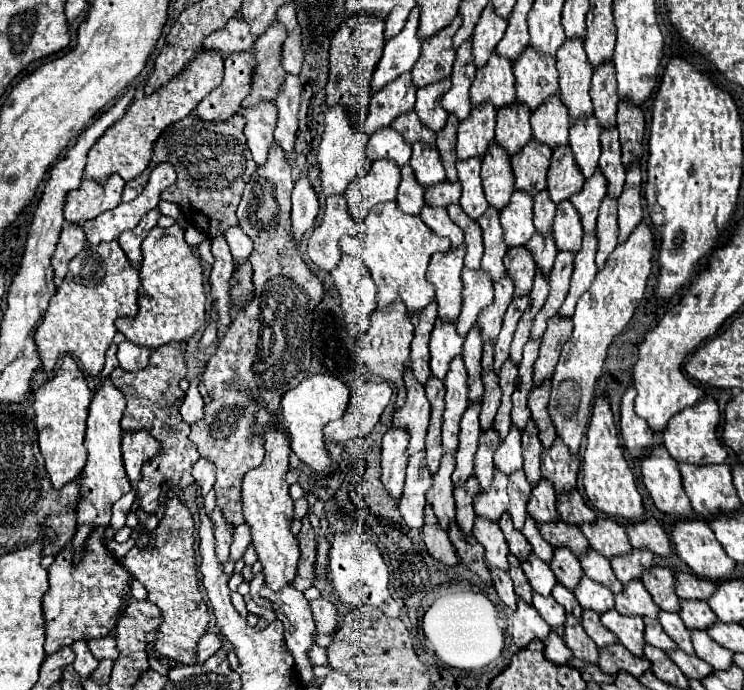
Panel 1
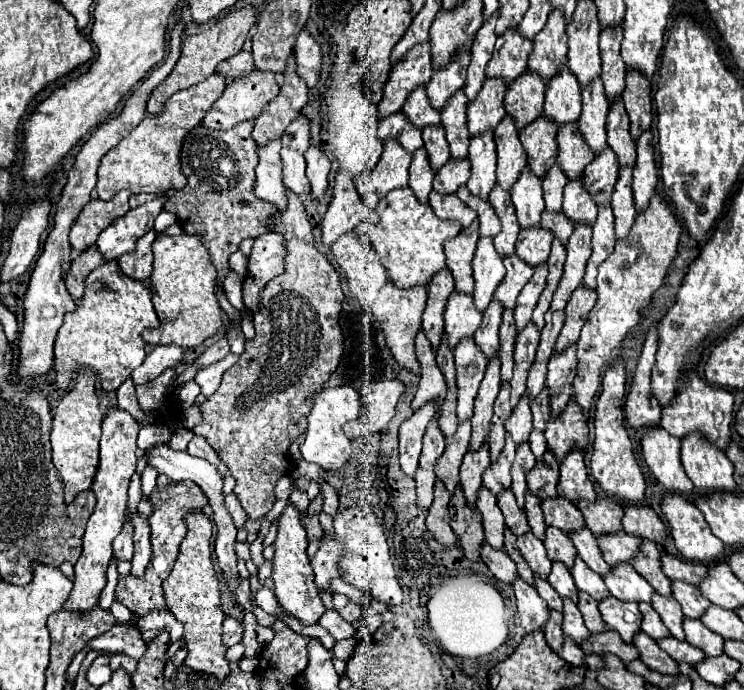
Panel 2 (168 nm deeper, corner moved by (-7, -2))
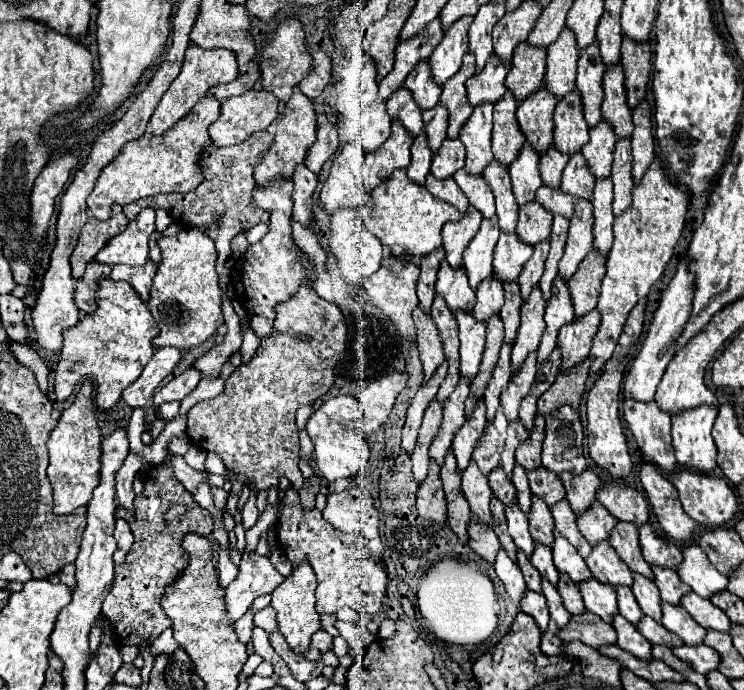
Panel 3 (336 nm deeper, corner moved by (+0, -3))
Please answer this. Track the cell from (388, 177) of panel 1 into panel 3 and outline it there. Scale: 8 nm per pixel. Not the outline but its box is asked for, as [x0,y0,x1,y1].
[363,120,415,190]

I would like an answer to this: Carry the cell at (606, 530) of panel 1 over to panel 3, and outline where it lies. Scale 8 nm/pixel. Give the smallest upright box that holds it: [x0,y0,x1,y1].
[561,468,601,514]

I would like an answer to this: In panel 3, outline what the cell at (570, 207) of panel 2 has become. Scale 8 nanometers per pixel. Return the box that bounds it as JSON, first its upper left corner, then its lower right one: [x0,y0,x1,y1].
[561,152,595,198]

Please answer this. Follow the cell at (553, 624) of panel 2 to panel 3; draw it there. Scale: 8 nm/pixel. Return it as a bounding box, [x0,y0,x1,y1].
[521,590,549,632]

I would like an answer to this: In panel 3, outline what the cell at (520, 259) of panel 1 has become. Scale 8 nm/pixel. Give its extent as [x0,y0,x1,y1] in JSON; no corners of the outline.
[517,200,553,246]

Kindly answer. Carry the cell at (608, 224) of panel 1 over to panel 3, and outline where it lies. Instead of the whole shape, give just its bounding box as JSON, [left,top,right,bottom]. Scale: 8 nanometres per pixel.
[611,138,635,216]

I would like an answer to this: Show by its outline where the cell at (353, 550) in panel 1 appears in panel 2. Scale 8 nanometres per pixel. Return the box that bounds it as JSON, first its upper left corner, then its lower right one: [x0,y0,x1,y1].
[334,509,402,607]

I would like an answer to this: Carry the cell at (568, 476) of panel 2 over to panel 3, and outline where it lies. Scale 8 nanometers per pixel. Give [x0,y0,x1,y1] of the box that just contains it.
[543,406,587,476]

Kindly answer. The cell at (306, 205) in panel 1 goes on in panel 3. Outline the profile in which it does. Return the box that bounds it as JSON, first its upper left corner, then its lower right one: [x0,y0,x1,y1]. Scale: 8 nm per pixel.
[305,124,339,172]

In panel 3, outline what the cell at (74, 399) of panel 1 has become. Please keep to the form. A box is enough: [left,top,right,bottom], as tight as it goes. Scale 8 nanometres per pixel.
[47,380,101,514]

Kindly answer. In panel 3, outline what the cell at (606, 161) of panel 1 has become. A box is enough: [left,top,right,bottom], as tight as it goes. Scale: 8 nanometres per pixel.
[603,62,633,136]

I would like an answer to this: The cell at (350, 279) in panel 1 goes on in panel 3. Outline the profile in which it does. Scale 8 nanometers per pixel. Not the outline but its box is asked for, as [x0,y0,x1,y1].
[331,208,385,284]

